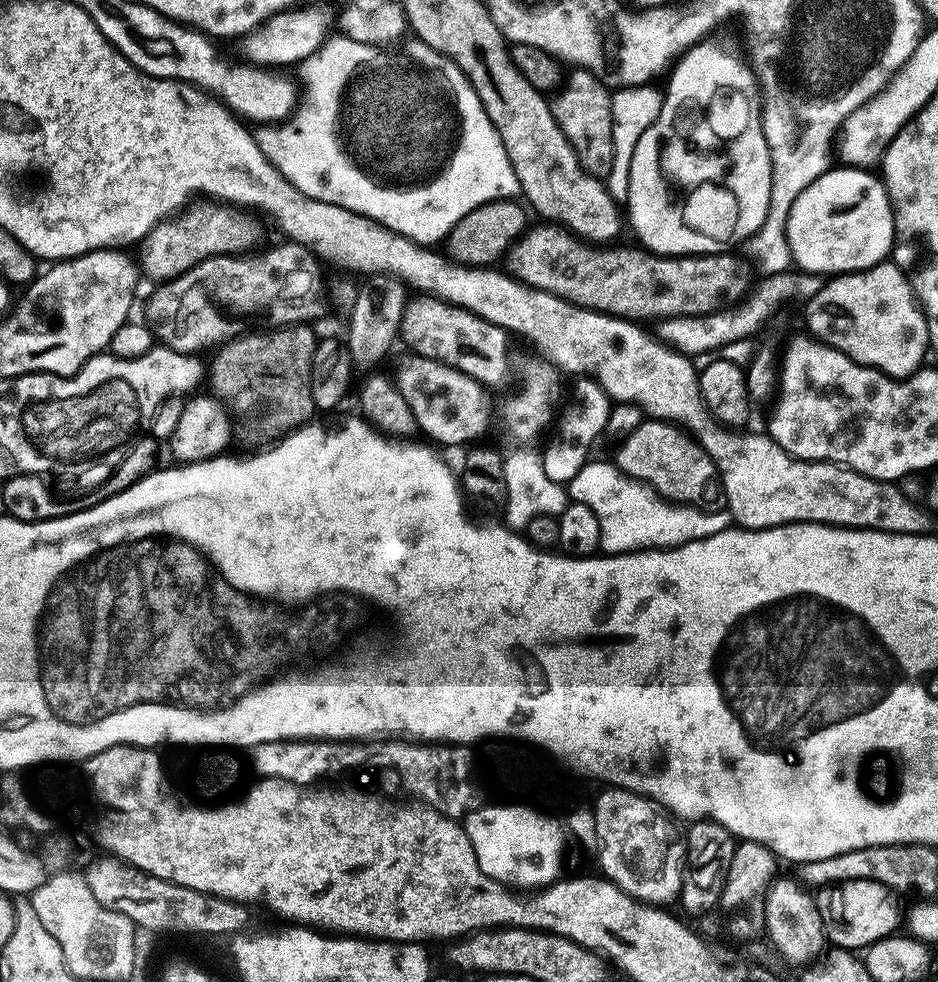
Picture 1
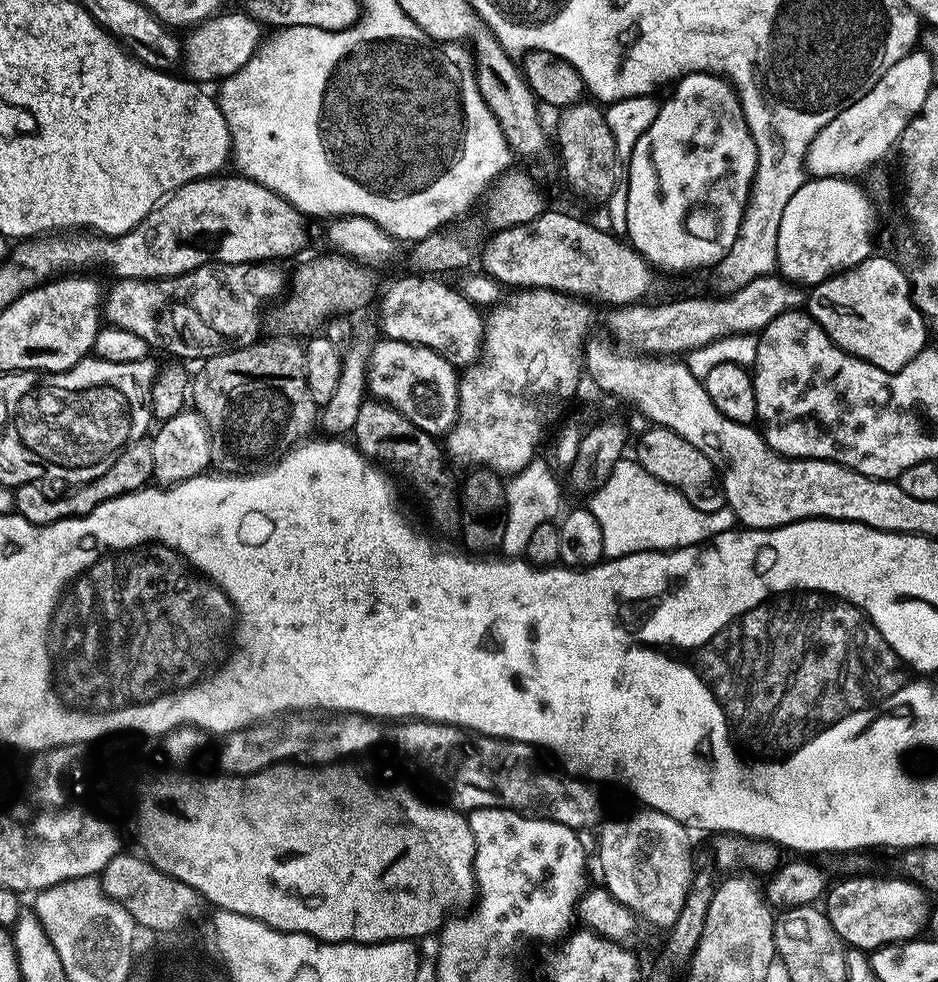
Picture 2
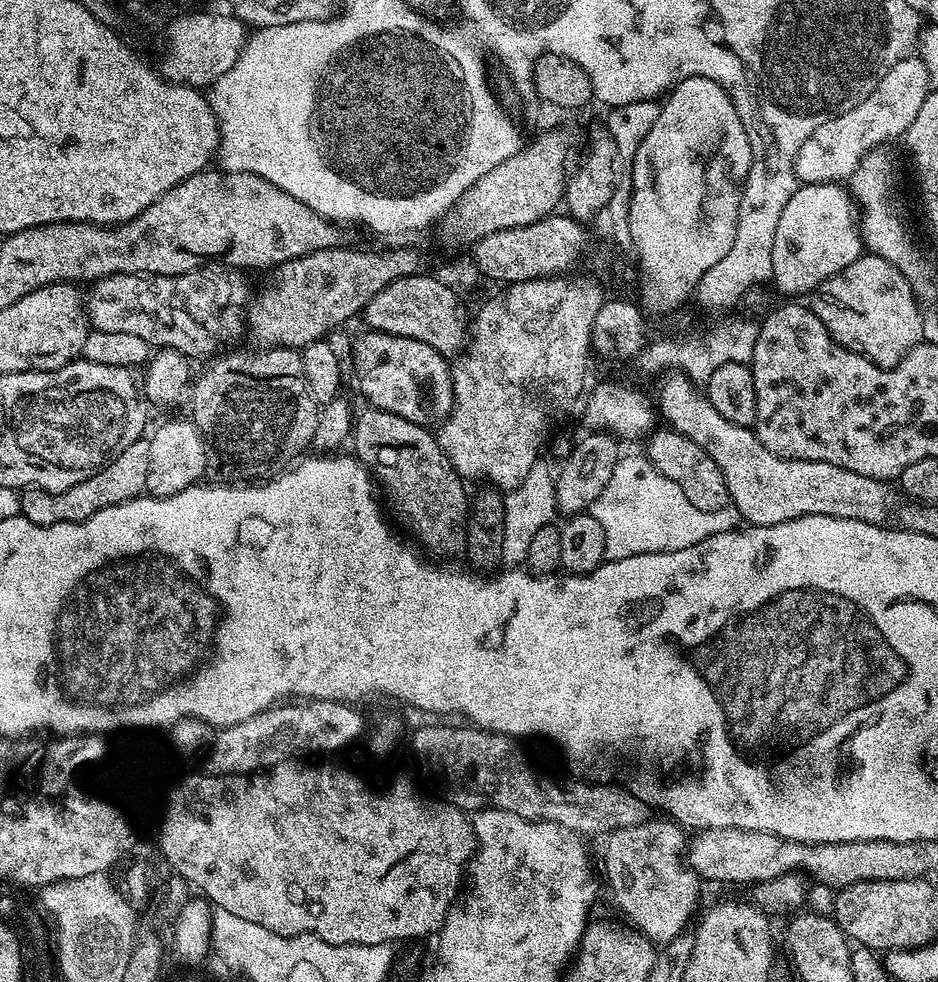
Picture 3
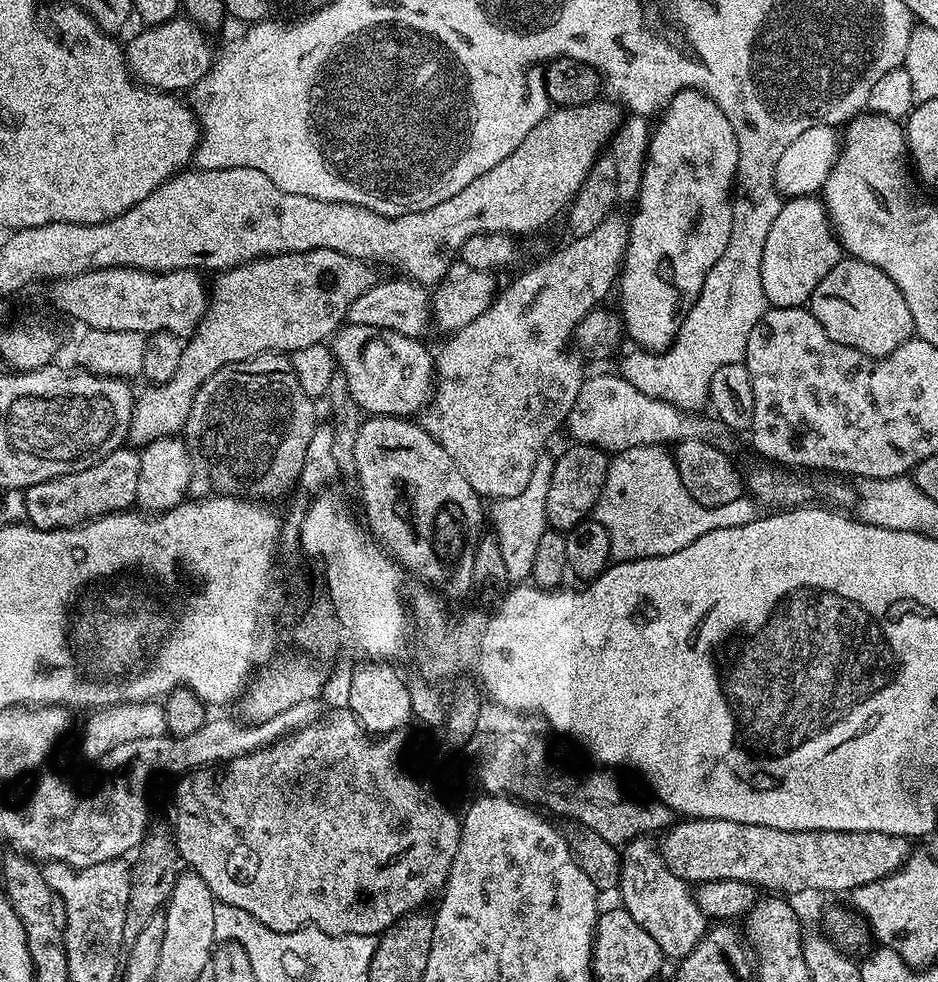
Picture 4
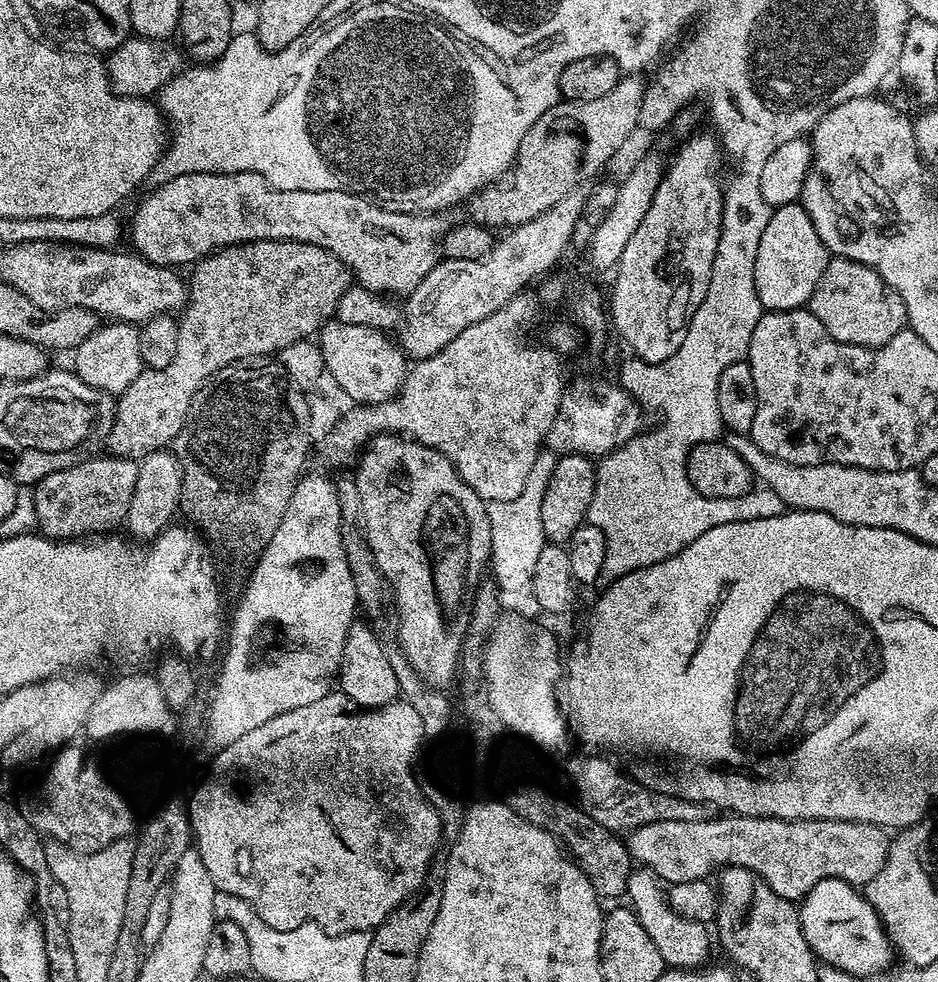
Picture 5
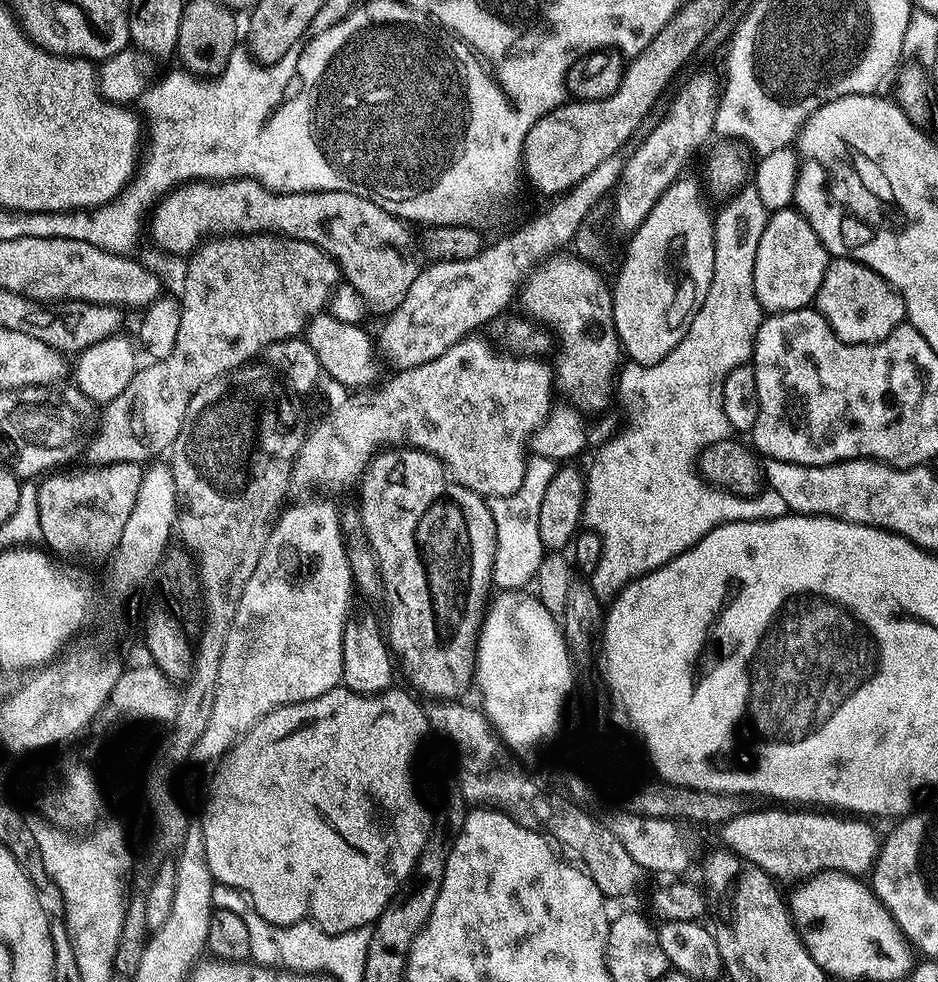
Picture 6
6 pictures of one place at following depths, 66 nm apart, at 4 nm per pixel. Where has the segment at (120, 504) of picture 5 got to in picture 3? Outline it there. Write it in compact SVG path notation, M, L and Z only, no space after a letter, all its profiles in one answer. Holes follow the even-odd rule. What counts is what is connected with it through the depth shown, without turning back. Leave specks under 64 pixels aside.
M147 439L135 440L126 450L117 452L103 468L90 478L77 484L71 484L59 492L50 492L46 488L26 488L20 492L20 515L30 522L50 526L61 522L85 520L98 510L106 510L115 504L134 500L145 495L146 474L149 473L149 449Z

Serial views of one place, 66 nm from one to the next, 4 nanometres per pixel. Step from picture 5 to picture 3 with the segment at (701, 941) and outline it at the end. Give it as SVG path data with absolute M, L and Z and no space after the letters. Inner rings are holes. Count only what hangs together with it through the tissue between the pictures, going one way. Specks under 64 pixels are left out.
M651 818L636 826L615 829L607 833L605 840L608 841L604 844L604 872L608 875L608 884L612 887L613 894L616 895L616 904L633 920L631 923L653 942L667 942L678 938L678 934L693 923L697 915L696 899L700 896L701 884L682 855L686 848L685 829L679 823L671 824L668 821L671 819L660 819L664 820Z

